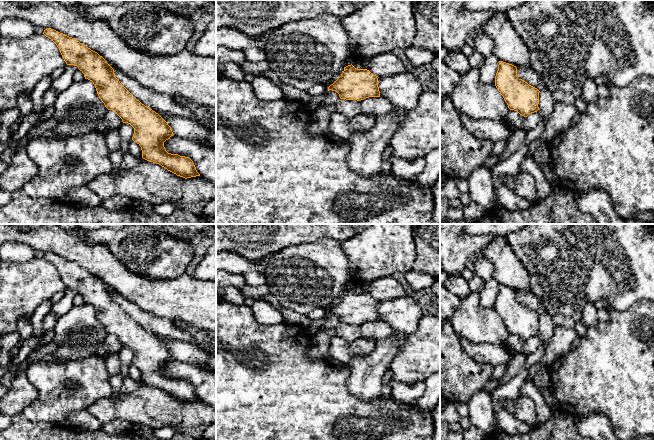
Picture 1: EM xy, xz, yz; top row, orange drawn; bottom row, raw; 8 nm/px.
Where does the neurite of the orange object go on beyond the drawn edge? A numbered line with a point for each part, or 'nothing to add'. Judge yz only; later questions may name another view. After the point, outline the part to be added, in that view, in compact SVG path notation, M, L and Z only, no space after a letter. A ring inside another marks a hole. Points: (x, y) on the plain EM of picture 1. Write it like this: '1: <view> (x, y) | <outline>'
nothing to add

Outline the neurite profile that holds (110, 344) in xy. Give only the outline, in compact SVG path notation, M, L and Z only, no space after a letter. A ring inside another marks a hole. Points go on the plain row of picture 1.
M108 334L103 343L95 350L94 355L106 356L114 351L119 351L123 348L122 343L113 334Z

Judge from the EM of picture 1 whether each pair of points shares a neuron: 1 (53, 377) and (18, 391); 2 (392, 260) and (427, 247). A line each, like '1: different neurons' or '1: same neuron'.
1: different neurons
2: different neurons

